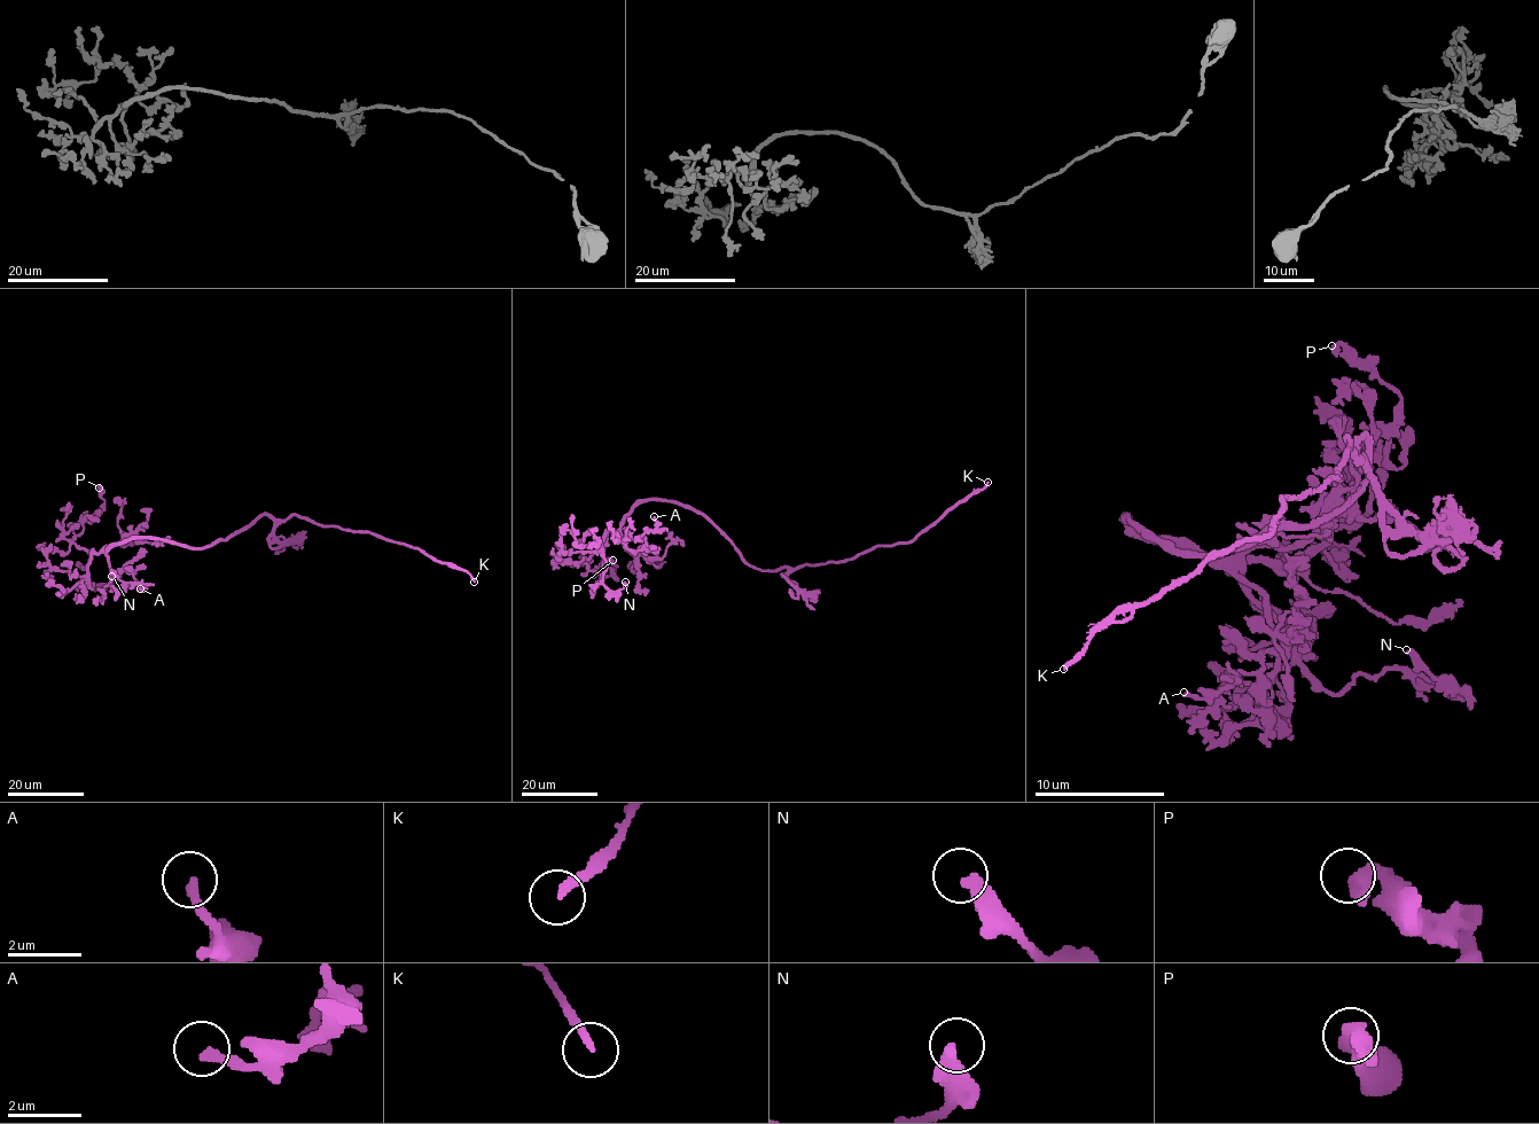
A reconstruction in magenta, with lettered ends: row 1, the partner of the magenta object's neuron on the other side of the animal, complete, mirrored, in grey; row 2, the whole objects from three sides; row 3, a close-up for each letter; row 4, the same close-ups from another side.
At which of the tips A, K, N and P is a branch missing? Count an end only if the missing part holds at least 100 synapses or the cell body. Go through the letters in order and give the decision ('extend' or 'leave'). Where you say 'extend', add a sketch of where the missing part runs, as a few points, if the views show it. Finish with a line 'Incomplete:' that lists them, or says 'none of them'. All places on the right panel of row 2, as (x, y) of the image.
A: leave
K: extend
N: leave
P: leave
Incomplete: K

